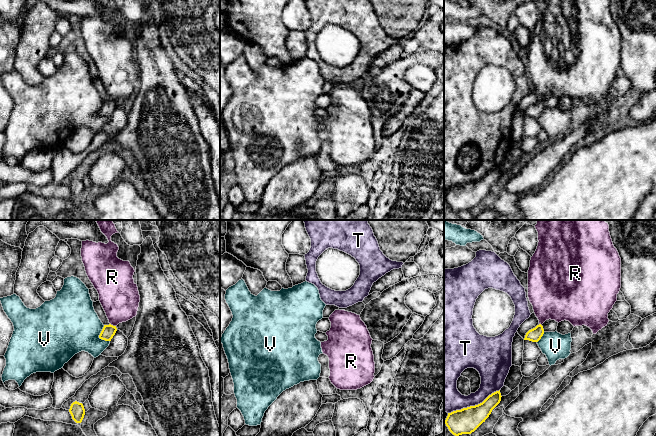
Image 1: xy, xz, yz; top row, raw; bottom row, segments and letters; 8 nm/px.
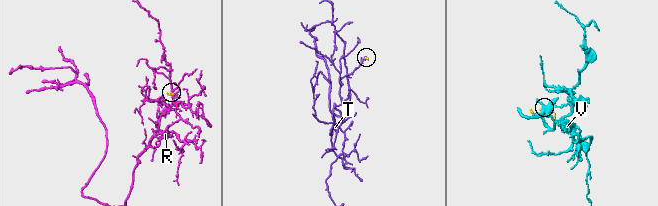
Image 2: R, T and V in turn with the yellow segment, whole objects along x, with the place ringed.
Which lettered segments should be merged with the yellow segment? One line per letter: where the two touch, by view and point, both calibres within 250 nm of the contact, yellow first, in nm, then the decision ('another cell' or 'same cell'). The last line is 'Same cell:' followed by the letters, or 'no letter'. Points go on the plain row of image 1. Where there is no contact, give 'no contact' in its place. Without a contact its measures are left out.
R: contact xy (112, 101); calibres 110 and 320 nm; same cell
T: contact yz (473, 182); calibres 200 and 240 nm; another cell
V: contact xy (99, 112); calibres 110 and 460 nm; another cell
Same cell: R

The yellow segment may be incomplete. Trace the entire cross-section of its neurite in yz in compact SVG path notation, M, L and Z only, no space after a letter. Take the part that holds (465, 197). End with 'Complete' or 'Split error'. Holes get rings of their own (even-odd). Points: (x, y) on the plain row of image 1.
M500 166L489 171L482 179L448 189L444 199L449 207L459 212L471 210L489 193L501 177Z. Complete

